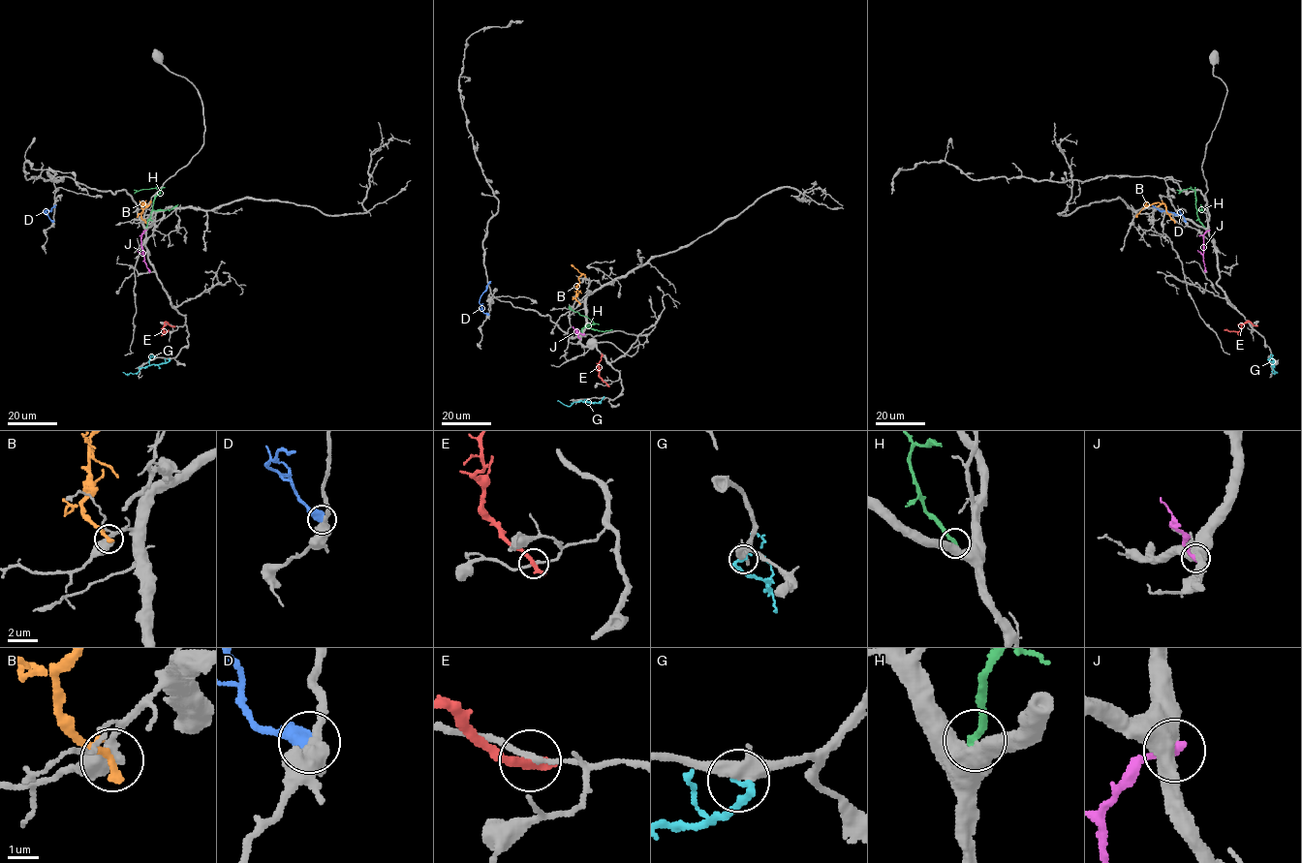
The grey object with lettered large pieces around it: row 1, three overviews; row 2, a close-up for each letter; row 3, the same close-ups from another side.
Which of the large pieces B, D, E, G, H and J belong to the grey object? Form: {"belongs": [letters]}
{"belongs": []}

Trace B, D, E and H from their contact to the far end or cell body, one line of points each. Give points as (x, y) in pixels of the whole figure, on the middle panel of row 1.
B: (580, 303), (575, 297), (581, 274), (571, 264)
D: (488, 314), (482, 310), (480, 299), (491, 281)
E: (607, 385), (597, 370), (601, 353)
H: (581, 333), (585, 326), (594, 323), (568, 307)

